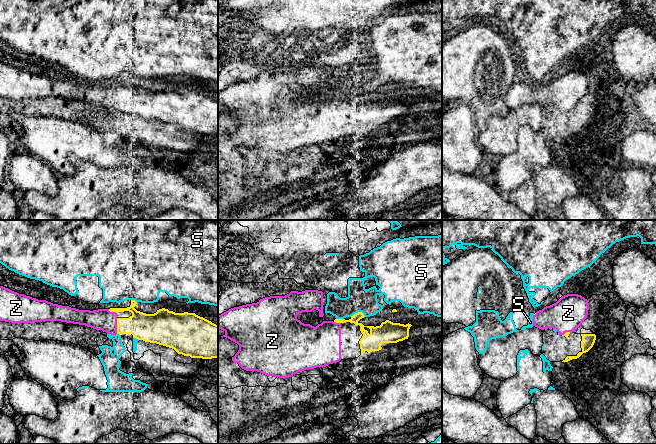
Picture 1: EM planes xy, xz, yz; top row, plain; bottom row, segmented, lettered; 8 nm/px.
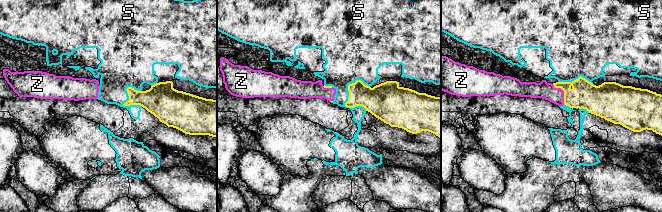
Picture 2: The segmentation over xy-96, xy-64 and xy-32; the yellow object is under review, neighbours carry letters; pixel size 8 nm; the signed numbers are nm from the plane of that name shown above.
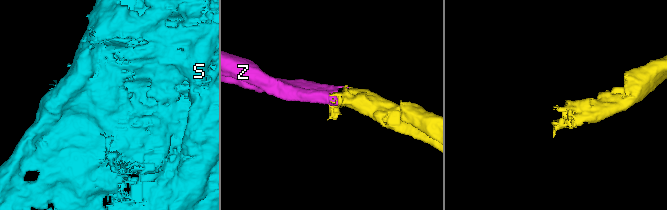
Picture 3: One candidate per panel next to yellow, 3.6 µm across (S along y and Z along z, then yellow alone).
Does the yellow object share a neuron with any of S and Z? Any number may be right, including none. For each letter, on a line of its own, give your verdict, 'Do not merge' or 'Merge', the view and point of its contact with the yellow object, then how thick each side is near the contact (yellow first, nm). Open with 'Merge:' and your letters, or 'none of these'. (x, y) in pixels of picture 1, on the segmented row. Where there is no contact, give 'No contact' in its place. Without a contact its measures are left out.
Merge: Z
S: Do not merge. Touches yellow at xz (358, 312). Thickness 140 nm (yellow) against 200 nm
Z: Merge. Touches yellow at xy (117, 326). Thickness 220 nm (yellow) against 180 nm

